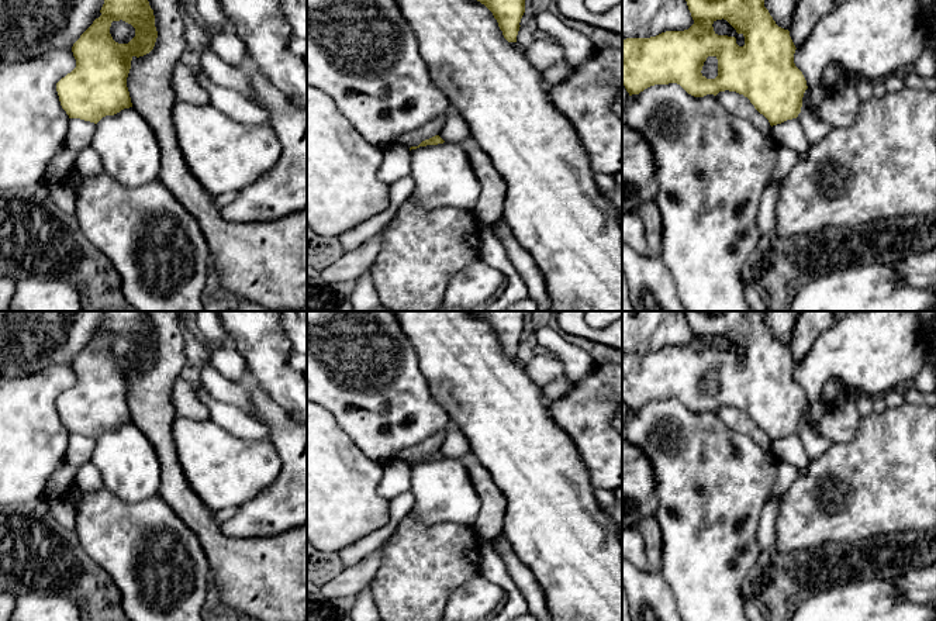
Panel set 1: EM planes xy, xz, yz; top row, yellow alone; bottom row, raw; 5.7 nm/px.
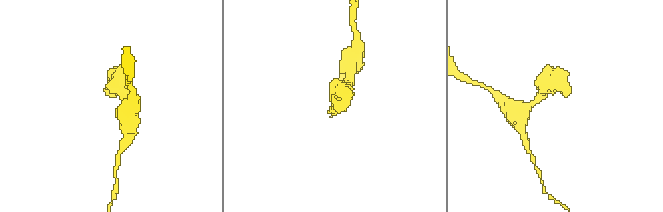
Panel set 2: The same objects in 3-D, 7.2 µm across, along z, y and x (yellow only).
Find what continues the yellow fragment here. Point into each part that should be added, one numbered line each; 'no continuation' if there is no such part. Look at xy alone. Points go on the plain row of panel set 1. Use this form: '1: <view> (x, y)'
no continuation

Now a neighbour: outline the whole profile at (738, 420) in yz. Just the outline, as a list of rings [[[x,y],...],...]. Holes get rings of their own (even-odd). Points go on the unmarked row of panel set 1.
[[[729,406],[719,407],[716,411],[729,428],[750,437],[761,449],[771,451],[769,435],[754,424],[747,413]]]

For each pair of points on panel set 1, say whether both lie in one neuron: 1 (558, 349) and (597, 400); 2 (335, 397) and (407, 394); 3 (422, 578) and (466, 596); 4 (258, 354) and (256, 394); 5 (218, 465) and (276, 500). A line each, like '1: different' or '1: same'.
1: different
2: same
3: different
4: different
5: different

